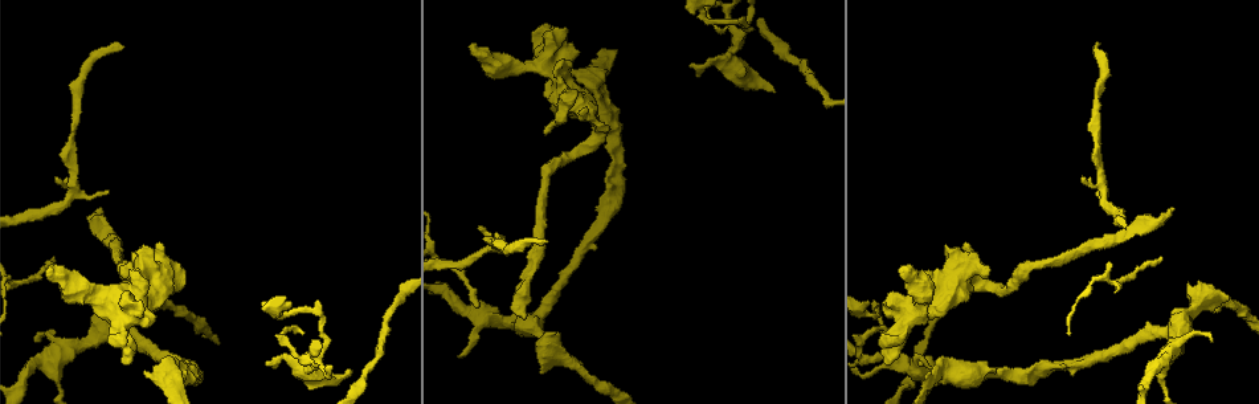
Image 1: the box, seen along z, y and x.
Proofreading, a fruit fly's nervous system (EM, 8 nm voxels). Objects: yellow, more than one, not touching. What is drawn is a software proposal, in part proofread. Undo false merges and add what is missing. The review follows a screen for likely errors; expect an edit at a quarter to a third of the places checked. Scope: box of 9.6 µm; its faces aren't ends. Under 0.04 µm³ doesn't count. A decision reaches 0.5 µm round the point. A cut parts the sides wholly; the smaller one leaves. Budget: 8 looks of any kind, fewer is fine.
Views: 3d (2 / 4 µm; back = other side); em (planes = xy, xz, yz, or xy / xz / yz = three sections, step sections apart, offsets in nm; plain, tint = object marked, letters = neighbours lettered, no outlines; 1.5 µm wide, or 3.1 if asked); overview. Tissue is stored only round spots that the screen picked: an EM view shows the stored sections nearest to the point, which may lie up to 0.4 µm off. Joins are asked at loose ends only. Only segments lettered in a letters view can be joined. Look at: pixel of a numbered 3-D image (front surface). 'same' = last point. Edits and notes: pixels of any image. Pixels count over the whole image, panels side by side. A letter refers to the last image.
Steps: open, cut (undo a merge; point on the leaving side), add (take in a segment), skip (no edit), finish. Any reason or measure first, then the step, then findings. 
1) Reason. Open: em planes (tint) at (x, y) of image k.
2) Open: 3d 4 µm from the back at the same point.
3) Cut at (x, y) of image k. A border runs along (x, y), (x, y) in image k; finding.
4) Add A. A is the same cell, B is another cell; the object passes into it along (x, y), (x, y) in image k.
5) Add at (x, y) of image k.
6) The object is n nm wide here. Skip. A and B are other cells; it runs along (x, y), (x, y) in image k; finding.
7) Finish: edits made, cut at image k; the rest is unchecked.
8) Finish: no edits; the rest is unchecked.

Free end. Open: em planes (letters) at (97, 312) of image 1.

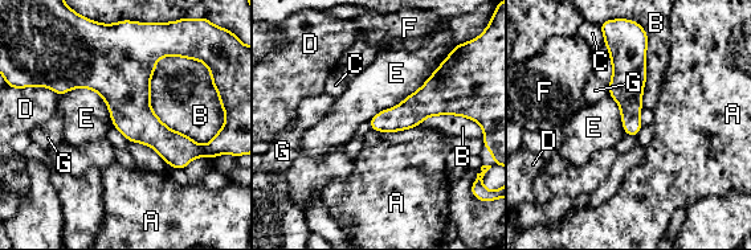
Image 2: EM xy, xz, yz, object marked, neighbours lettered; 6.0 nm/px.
Skip. A, B, C, D, E, F and G are other cells; it runs along (627, 44), (628, 95), (635, 131) in image 2; none of them fits.

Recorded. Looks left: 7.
An open end. Open: 3d 2 µm at (144, 371) of image 1.

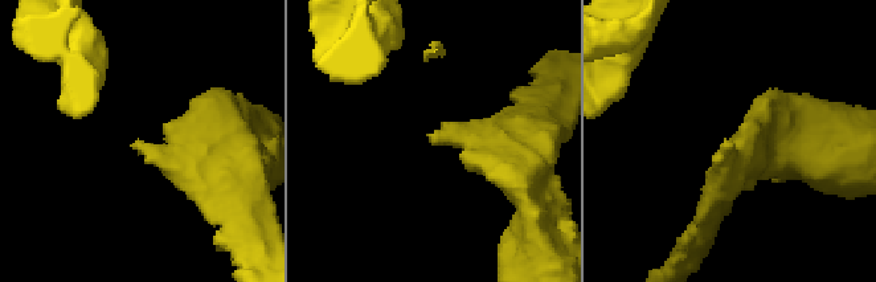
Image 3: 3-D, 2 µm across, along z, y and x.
Shape alone is not enough. Open: em yz step 4 (letters) at (721, 147) of image 3.

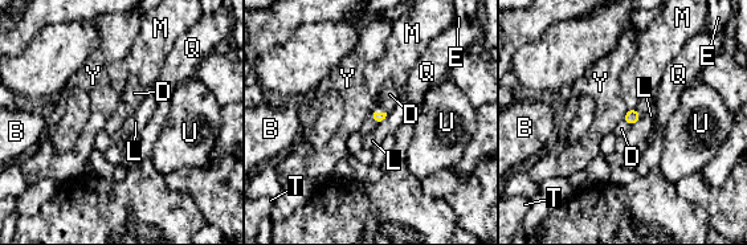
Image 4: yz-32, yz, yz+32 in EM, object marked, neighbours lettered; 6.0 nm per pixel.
Add at (621, 129) of image 4. D is the same cell, B, E, L, M, Q, T, U and Y are other cells; the object passes into it along (632, 115), (627, 122), (621, 129) in image 4; the neuron continues.

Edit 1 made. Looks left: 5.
Open: overview.

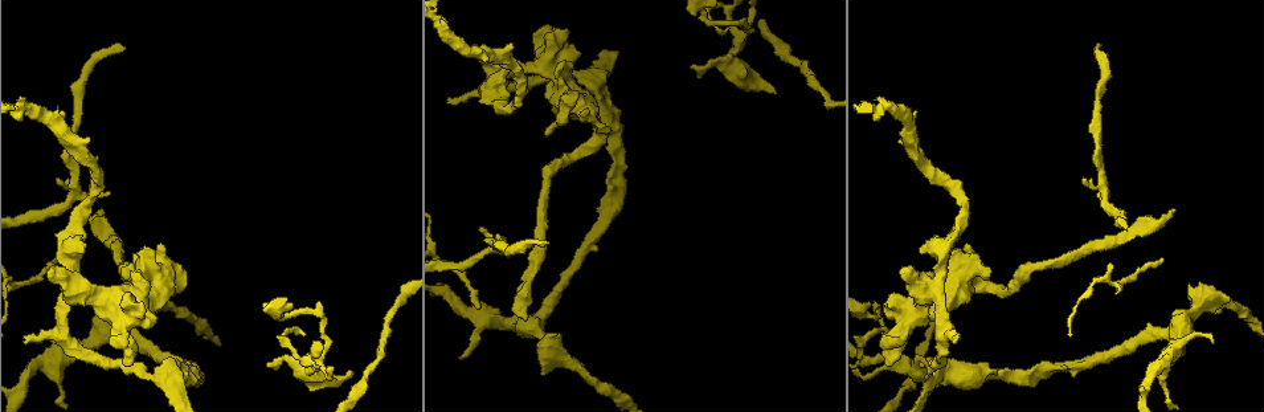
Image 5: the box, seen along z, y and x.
Stops while still wide. Open: em xz step 8 (letters) at (187, 274) of image 5.

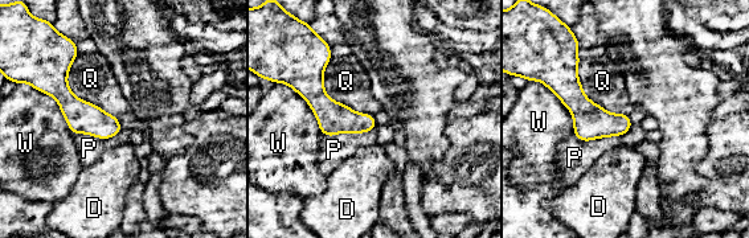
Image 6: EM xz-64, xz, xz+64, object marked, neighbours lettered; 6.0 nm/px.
Open: em planes (letters) at the same point.

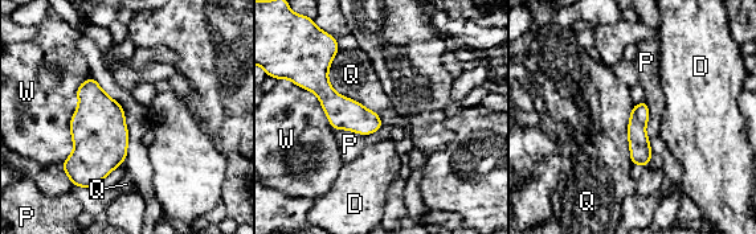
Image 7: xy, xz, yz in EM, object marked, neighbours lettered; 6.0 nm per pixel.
Skip. D, P, Q and W are other cells; no lettered segment goes on from it.

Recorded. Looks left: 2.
Finish: edits made, add at image 4; the rest is unchecked.

